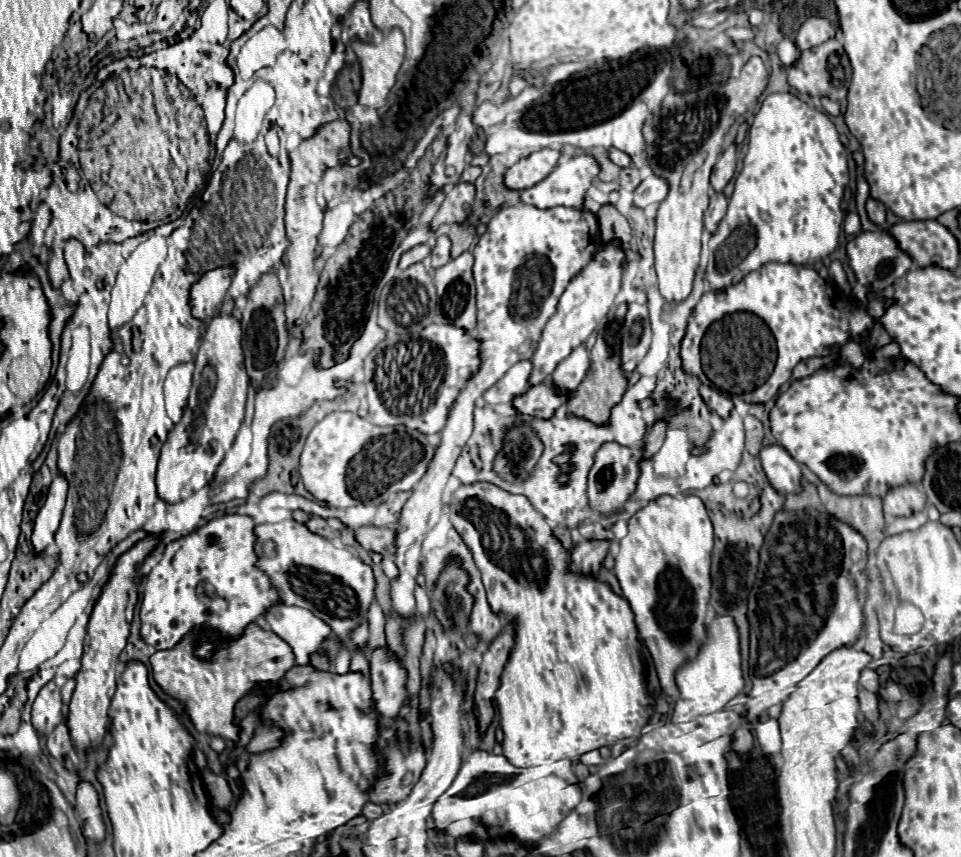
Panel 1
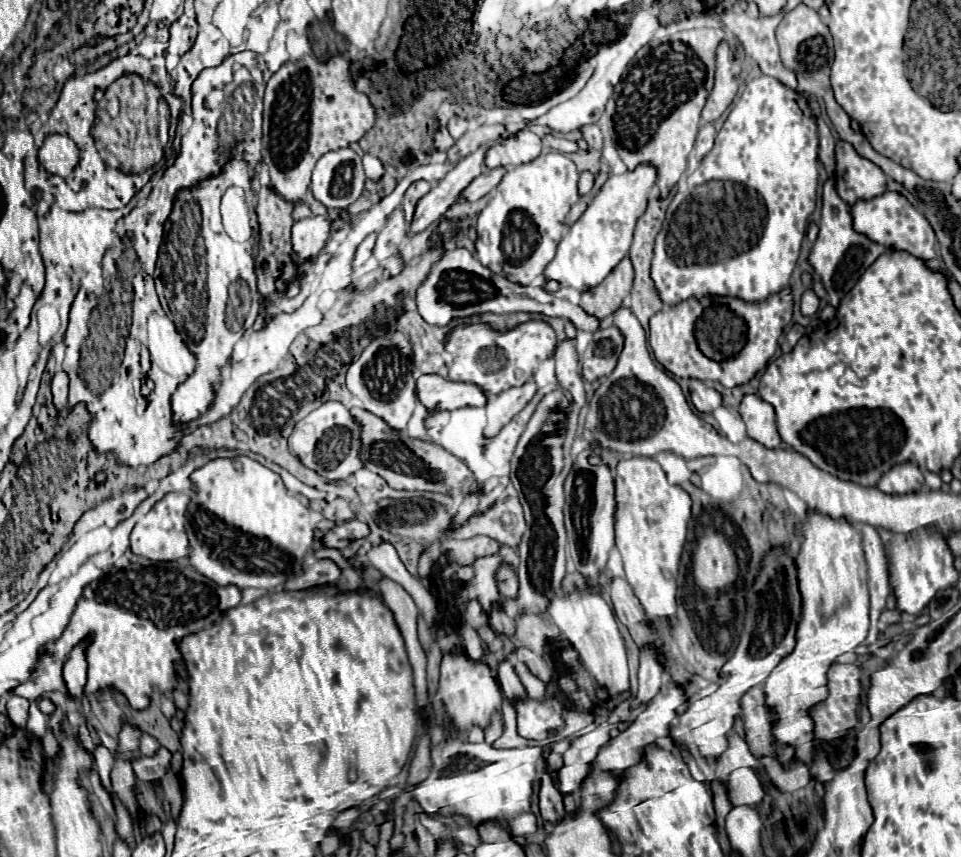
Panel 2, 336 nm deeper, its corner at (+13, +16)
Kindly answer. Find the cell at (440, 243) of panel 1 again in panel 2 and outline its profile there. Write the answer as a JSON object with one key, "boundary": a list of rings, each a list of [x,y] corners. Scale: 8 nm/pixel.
{"boundary":[[[417,180],[417,182],[413,182],[413,184],[407,188],[407,192],[405,192],[405,196],[403,196],[403,210],[405,210],[407,222],[411,222],[411,218],[413,218],[417,200],[419,200],[421,196],[425,196],[429,190],[431,190],[431,184],[425,182],[425,180]]]}

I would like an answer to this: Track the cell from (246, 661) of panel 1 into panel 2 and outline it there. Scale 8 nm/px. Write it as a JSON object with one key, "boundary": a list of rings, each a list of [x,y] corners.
{"boundary":[[[139,558],[139,562],[121,568],[121,570],[111,570],[105,572],[99,580],[87,584],[83,588],[83,594],[77,602],[77,608],[67,624],[67,628],[63,630],[63,634],[59,636],[59,640],[51,640],[51,644],[45,644],[39,652],[37,664],[31,672],[31,676],[21,682],[19,686],[15,686],[9,694],[13,696],[23,696],[29,702],[35,702],[43,692],[55,692],[59,690],[61,694],[67,696],[67,686],[63,684],[63,664],[67,660],[67,656],[71,654],[71,648],[75,648],[75,644],[91,638],[85,656],[87,656],[87,684],[83,688],[83,696],[75,702],[85,704],[89,694],[95,694],[99,690],[111,688],[119,694],[123,694],[131,708],[135,710],[143,710],[149,706],[149,694],[151,690],[159,690],[159,692],[167,692],[173,688],[173,664],[181,662],[181,654],[177,648],[177,642],[193,632],[199,632],[207,626],[211,626],[213,622],[219,620],[219,614],[235,608],[241,602],[241,592],[235,586],[219,586],[213,580],[207,580],[203,574],[199,574],[193,566],[185,566],[185,562],[173,560],[173,562],[153,562],[147,558]]]}

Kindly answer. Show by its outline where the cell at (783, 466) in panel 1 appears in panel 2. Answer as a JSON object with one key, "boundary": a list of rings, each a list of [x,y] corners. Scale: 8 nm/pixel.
{"boundary":[[[759,394],[743,396],[739,404],[739,414],[747,424],[747,434],[753,440],[765,444],[767,448],[777,448],[781,444],[781,438],[775,426],[775,410]]]}

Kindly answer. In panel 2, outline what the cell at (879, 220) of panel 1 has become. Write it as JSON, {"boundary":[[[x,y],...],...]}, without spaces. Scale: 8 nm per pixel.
{"boundary":[[[837,140],[835,144],[835,164],[837,192],[849,206],[857,200],[881,196],[887,190],[887,176],[883,176],[883,170],[859,156],[845,140]]]}

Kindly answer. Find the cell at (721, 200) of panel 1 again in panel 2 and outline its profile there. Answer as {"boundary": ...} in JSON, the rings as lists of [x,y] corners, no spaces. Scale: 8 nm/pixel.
{"boundary":[[[703,124],[699,128],[699,134],[697,134],[697,142],[695,142],[695,156],[697,160],[701,160],[711,148],[713,148],[713,140],[715,140],[715,128],[713,124]]]}

